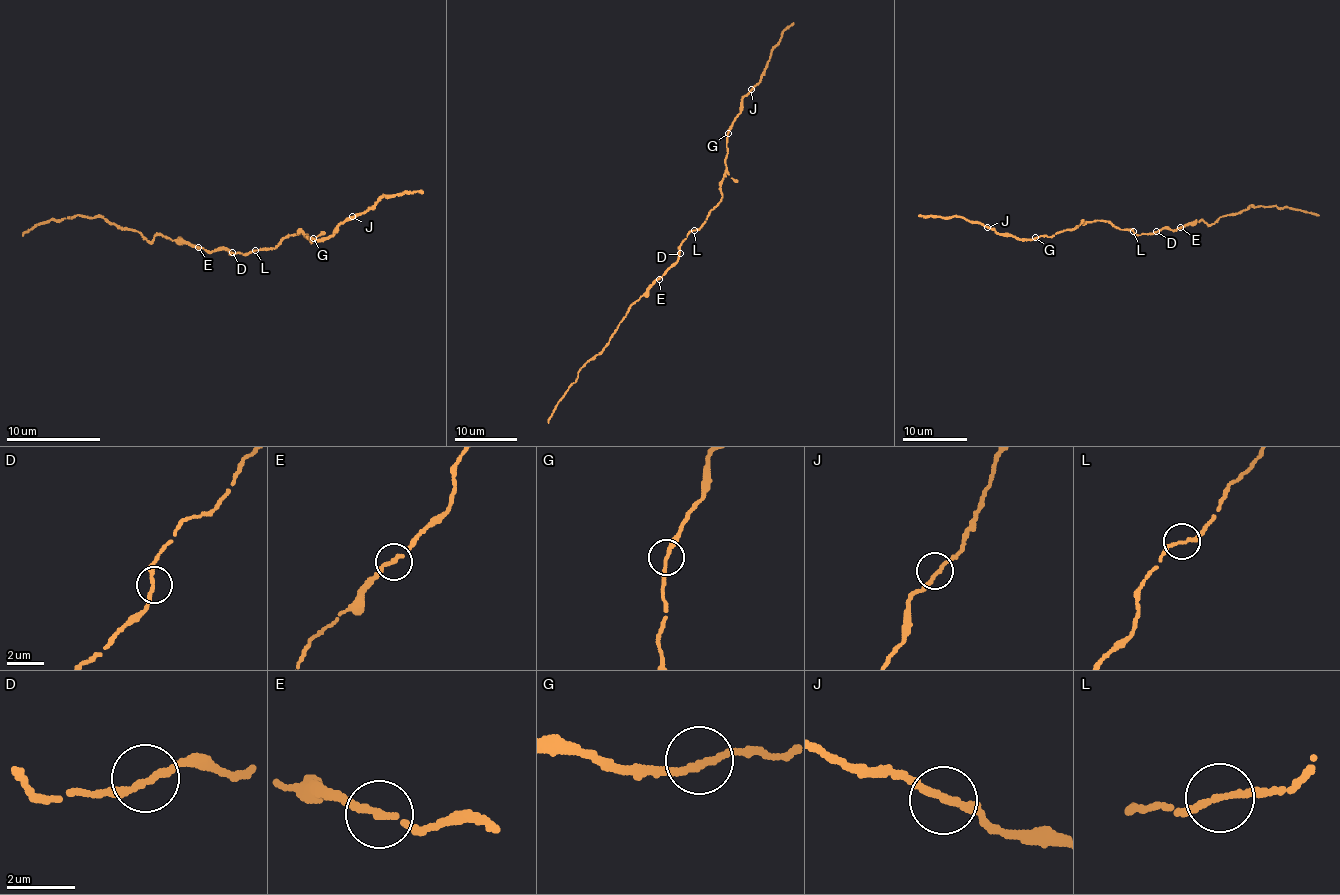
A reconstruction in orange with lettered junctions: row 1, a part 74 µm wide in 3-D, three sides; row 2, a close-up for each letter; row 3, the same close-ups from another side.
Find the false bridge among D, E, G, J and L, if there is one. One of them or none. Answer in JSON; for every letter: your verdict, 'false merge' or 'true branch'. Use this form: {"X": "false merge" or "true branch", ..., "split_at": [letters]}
{"D": "true branch", "E": "true branch", "G": "true branch", "J": "true branch", "L": "true branch", "split_at": []}

